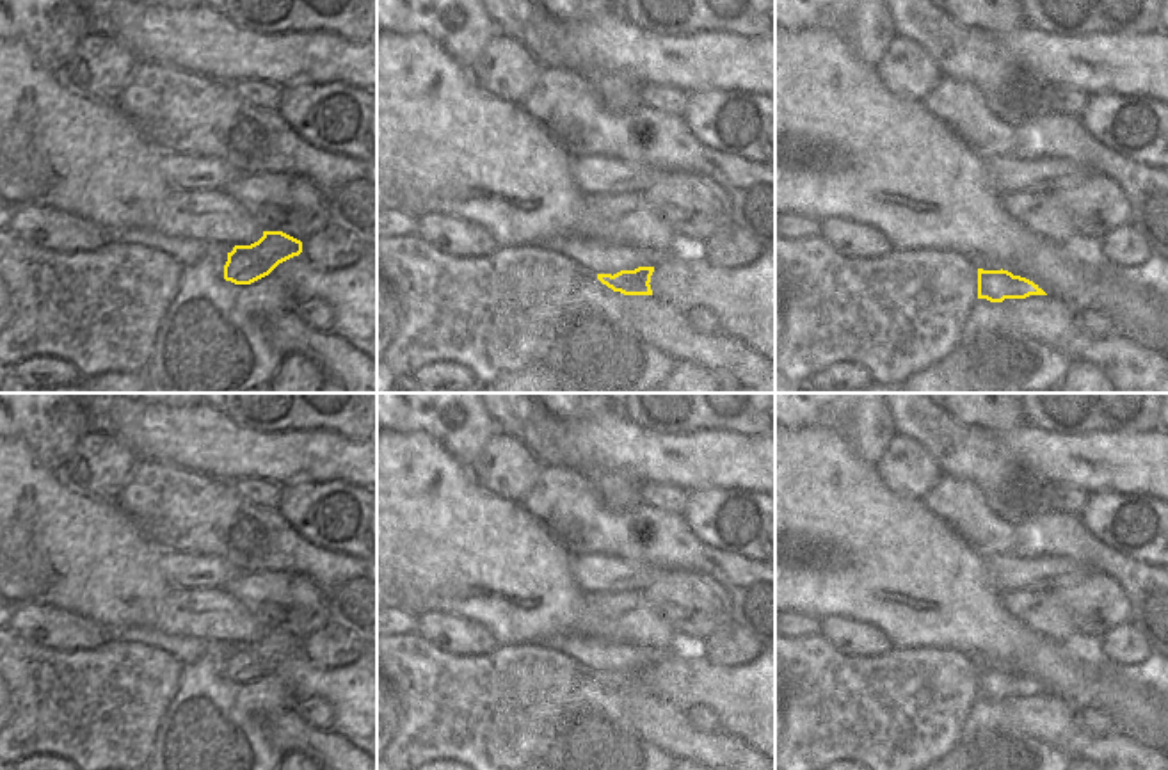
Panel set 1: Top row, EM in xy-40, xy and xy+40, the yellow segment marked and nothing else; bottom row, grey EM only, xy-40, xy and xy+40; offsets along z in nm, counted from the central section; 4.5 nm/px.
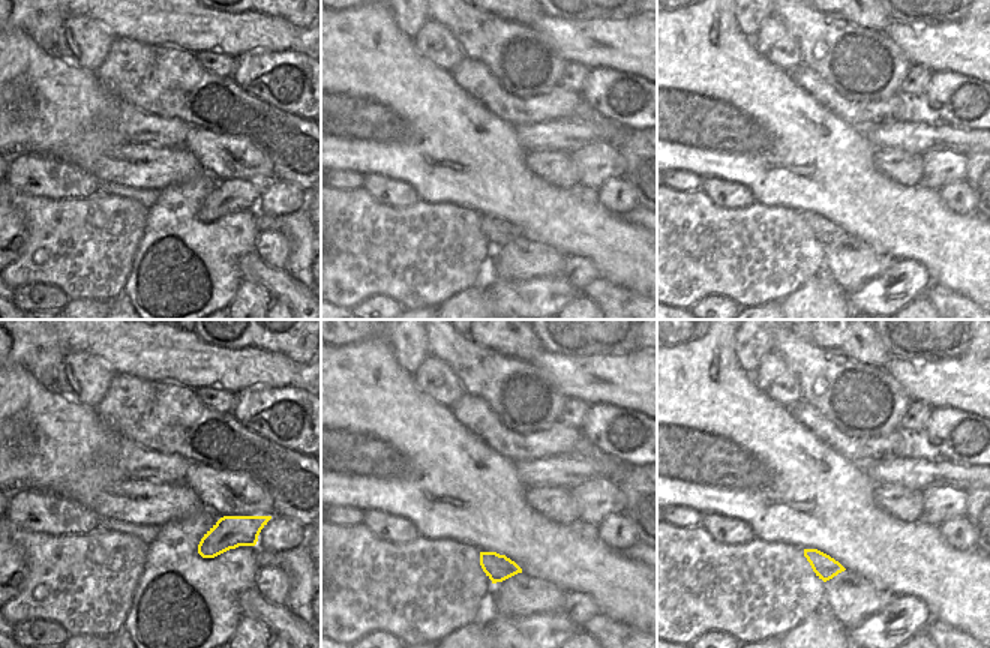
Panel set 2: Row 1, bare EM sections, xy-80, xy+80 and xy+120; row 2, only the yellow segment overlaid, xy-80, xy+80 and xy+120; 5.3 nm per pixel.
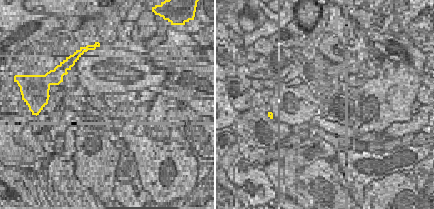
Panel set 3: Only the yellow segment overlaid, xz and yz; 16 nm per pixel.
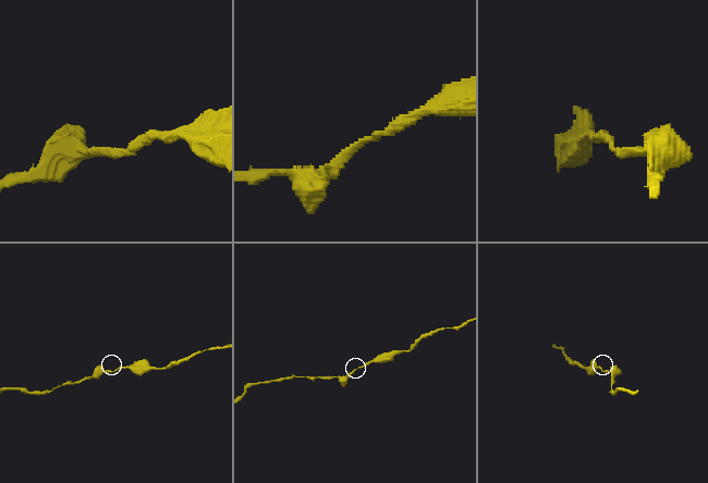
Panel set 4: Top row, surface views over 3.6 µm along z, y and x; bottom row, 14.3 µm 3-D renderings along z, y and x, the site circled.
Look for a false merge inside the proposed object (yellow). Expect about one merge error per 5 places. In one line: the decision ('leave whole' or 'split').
leave whole

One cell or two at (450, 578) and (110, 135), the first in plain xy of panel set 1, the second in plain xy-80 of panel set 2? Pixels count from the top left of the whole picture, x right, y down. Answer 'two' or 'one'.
one

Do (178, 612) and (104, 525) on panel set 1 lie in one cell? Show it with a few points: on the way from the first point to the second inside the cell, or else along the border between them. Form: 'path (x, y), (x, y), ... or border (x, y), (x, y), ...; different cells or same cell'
border (171, 587), (148, 625); different cells

